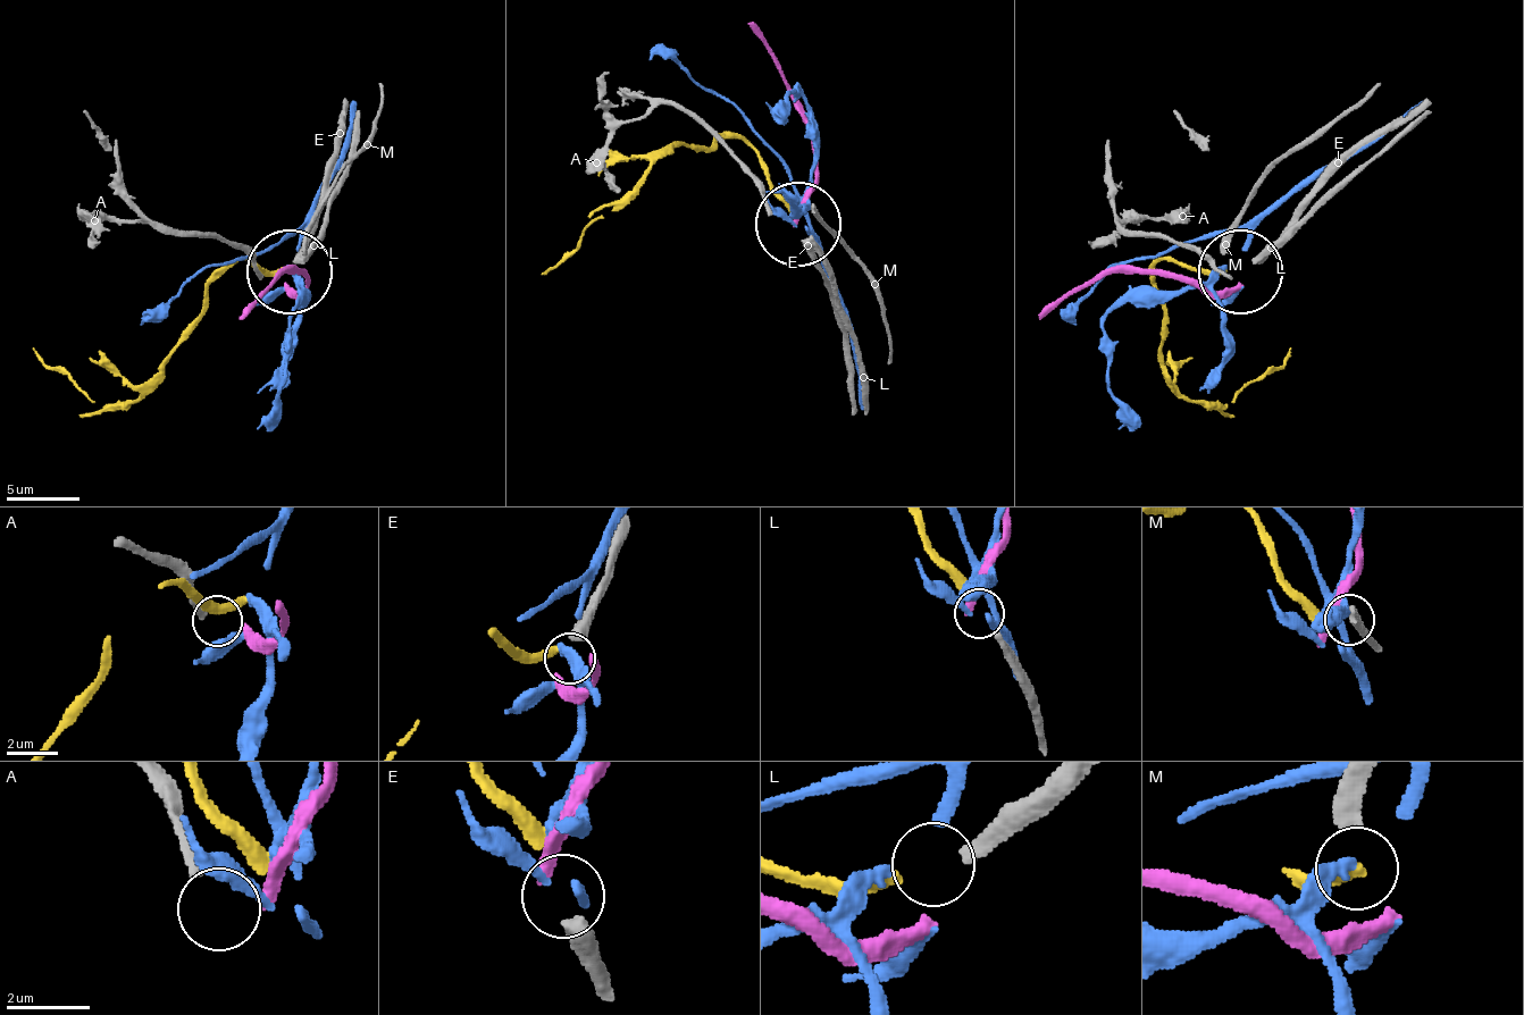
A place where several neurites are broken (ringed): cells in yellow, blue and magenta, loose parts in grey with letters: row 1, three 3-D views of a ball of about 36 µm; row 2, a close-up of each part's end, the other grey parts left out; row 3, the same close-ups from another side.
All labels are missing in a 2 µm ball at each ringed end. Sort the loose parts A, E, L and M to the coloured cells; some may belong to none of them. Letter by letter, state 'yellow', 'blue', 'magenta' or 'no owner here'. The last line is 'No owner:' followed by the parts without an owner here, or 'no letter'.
A: no owner here
E: magenta
L: no owner here
M: no owner here
No owner: A, L, M

